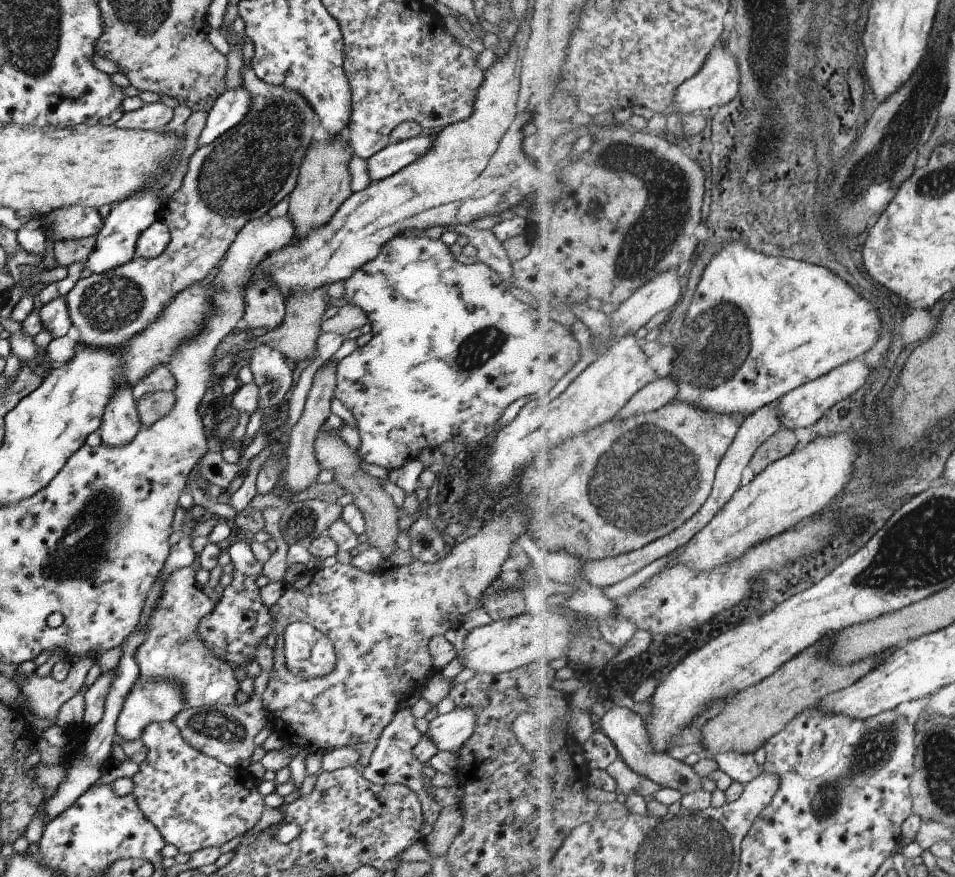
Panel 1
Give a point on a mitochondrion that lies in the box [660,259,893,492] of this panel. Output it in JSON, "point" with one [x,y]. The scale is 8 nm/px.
{"point":[721,339]}

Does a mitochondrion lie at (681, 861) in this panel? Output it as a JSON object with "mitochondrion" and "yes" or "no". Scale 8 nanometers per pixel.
{"mitochondrion":"yes"}

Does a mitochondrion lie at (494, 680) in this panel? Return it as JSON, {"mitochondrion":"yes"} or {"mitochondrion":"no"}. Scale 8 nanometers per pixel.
{"mitochondrion":"no"}

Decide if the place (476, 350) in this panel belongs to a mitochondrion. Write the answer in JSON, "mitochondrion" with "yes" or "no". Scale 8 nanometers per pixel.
{"mitochondrion":"yes"}

